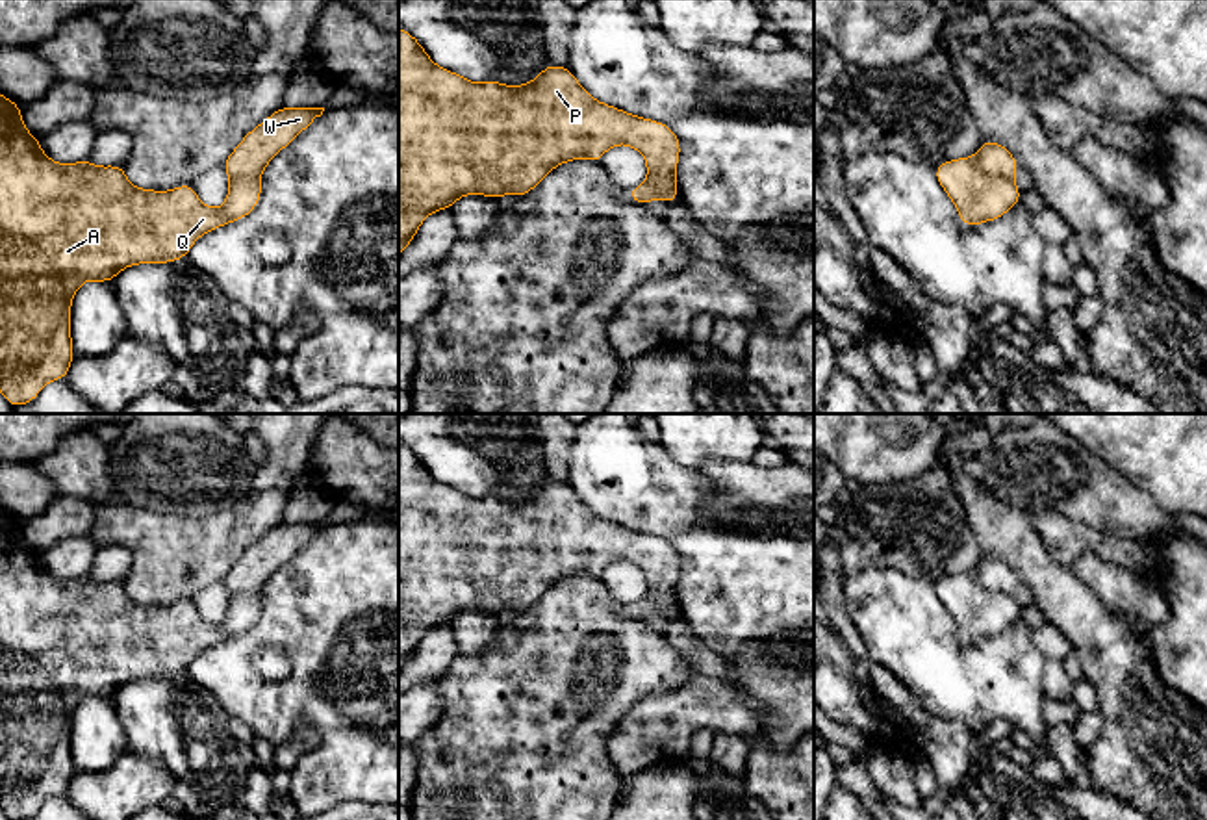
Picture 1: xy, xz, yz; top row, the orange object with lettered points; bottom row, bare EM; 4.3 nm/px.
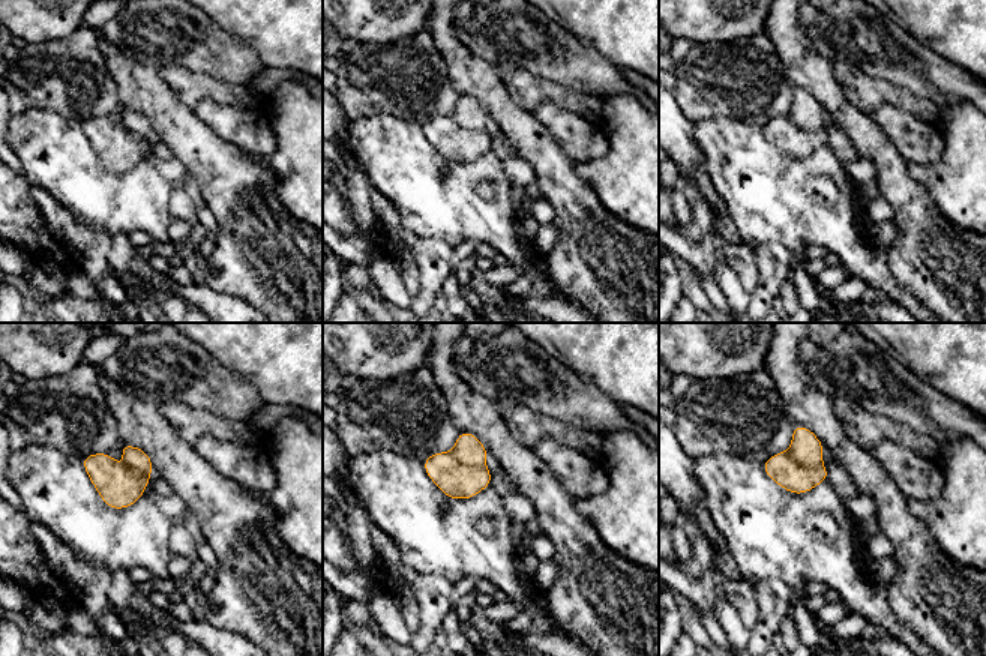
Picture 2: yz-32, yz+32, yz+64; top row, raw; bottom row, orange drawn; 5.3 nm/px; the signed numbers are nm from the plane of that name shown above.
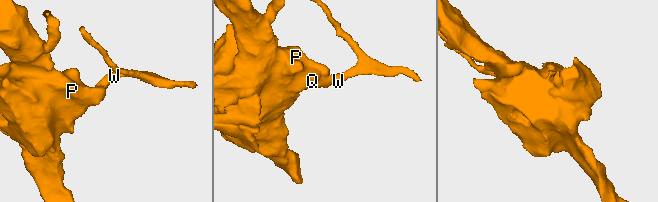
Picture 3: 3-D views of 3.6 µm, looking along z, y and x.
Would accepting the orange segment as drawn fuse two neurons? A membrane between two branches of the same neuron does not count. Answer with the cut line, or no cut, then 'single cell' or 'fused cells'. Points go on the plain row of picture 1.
cut yz (972, 572), (989, 589), (1011, 596); fused cells

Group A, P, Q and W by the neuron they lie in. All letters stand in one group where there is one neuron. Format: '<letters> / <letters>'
A P Q / W

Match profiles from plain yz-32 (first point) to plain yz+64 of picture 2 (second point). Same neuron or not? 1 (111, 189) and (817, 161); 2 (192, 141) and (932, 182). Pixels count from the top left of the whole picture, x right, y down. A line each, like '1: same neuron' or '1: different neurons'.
1: same neuron
2: different neurons

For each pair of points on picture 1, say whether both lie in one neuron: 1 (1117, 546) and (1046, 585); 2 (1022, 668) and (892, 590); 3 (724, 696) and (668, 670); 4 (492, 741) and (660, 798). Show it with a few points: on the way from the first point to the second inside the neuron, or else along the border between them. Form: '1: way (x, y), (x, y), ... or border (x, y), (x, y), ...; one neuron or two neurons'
1: border (1041, 537), (1046, 550), (1070, 568); two neurons
2: way (991, 661), (963, 661), (924, 622); one neuron
3: border (694, 674), (670, 691), (646, 696); two neurons
4: border (623, 781), (618, 800); two neurons

